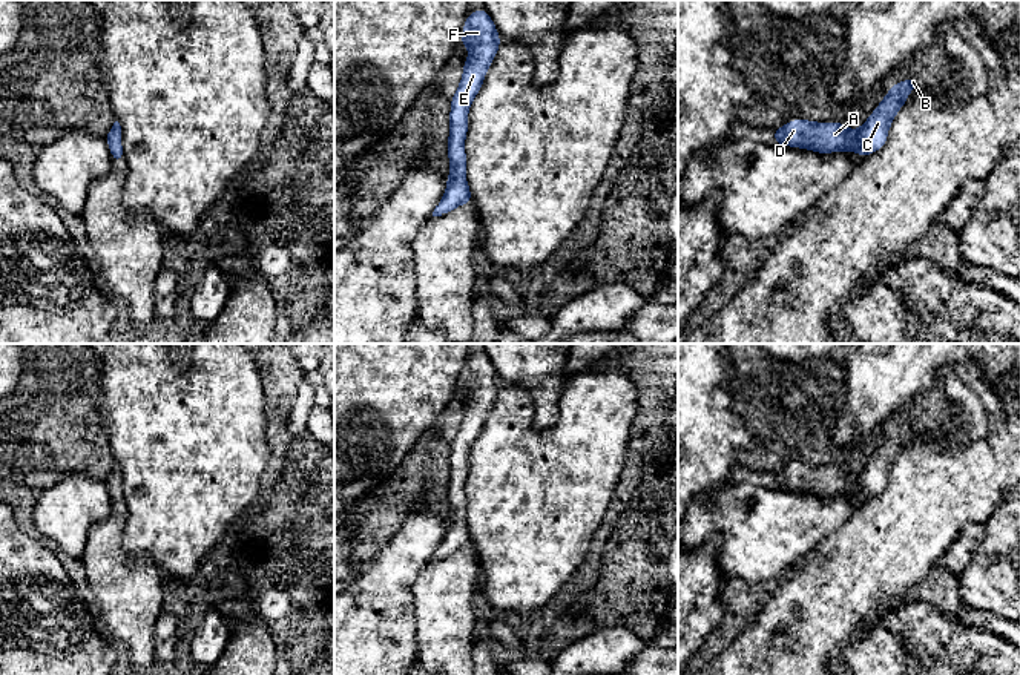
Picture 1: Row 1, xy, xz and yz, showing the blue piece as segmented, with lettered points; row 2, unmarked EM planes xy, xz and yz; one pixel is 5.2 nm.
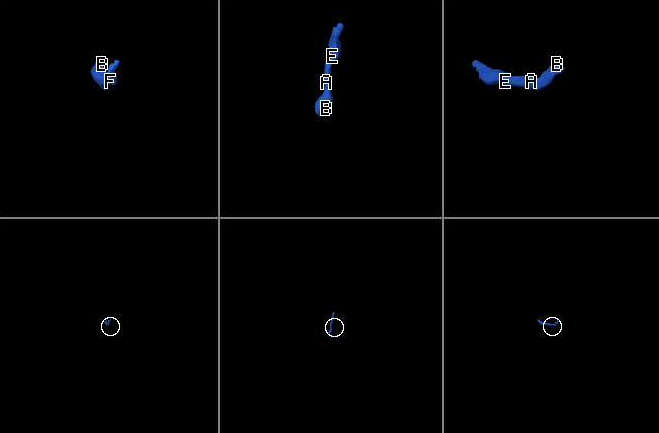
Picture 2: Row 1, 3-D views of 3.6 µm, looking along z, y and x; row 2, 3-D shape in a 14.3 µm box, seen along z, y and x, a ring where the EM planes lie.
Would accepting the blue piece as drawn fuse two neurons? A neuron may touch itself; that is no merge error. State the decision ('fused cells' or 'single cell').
single cell

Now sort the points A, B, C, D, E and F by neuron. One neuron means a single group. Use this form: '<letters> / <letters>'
A B C D E F

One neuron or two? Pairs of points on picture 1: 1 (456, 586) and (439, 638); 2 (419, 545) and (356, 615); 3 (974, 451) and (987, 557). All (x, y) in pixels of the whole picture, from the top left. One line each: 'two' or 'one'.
1: one
2: one
3: two

